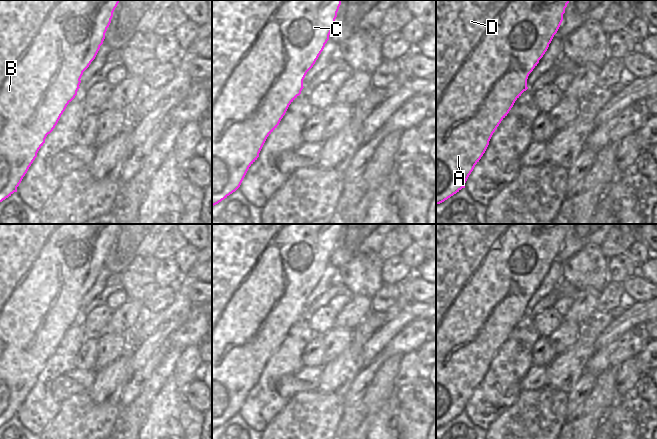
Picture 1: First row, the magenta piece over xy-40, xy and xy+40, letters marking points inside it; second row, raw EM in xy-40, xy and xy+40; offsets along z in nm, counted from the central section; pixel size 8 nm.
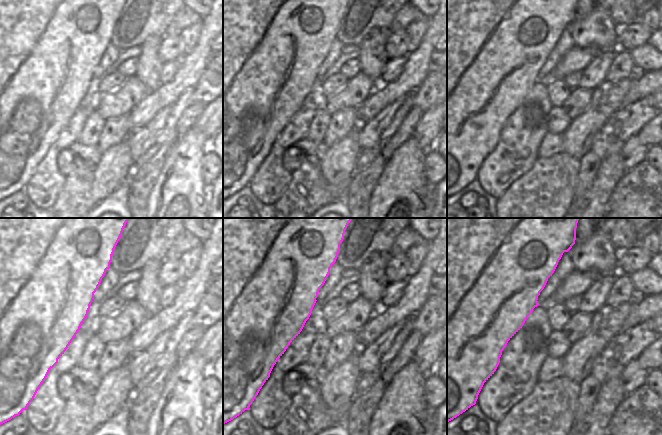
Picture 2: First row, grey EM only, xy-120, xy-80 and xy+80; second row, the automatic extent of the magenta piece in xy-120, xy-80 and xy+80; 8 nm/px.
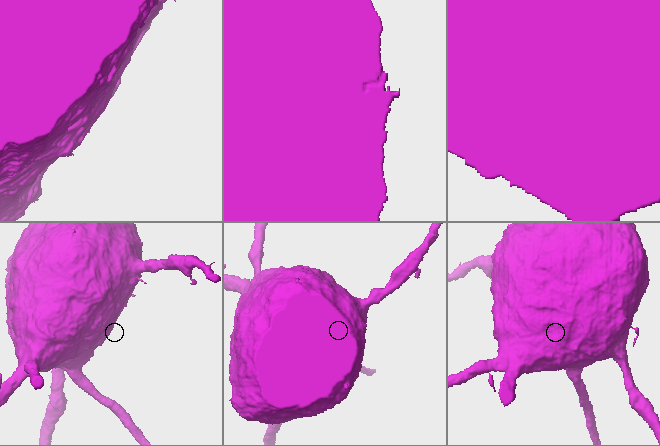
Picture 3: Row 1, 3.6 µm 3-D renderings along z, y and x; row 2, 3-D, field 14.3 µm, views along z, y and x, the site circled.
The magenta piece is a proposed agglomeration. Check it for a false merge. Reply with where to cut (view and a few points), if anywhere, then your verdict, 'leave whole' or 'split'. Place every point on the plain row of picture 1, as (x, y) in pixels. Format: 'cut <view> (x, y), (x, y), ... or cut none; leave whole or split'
cut none; leave whole

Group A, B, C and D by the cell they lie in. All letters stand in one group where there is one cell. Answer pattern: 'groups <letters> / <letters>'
groups A B C D

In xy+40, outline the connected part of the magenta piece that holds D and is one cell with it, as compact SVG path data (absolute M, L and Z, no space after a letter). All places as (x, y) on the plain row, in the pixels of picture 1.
M436 224L436 428L465 412L469 399L485 377L493 357L515 325L528 313L528 300L557 257L568 227L569 224Z

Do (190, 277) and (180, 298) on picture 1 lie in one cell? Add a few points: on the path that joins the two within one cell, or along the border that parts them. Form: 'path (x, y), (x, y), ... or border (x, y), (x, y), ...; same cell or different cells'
path (185, 282), (182, 293); same cell

